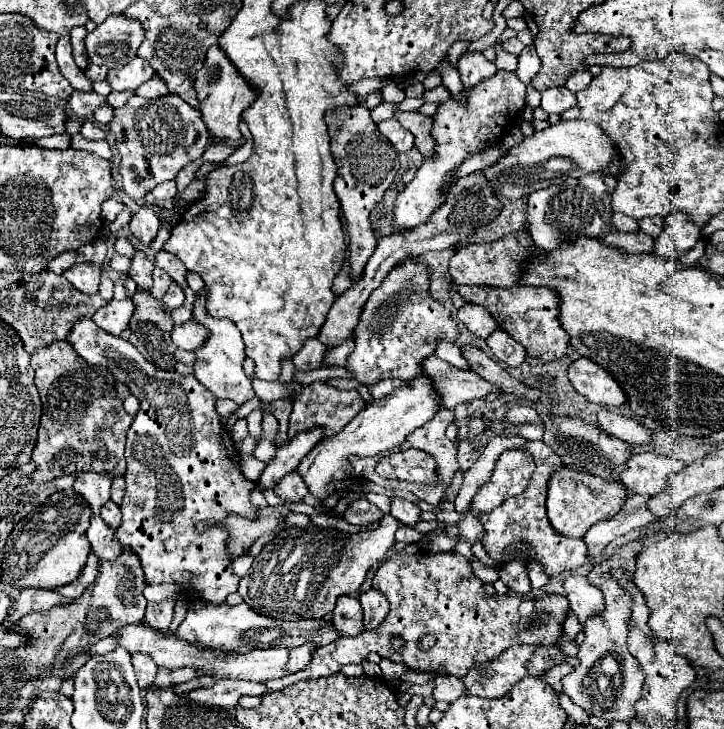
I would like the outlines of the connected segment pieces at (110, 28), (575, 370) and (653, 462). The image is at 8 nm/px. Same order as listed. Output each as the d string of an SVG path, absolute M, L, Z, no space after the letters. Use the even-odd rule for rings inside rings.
M114 13L102 25L86 35L86 49L96 65L116 69L136 57L136 49L144 41L144 27L140 21Z
M584 357L572 361L572 365L568 367L568 379L572 387L592 403L598 405L626 403L626 395L620 389L620 385L612 377L608 377L608 373L600 365Z
M640 453L632 455L626 461L626 467L620 471L620 481L638 495L654 495L668 485L670 477L682 469L682 461L656 455L656 453Z

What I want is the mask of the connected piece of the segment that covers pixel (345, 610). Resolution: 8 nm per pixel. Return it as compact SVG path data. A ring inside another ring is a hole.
M342 595L332 611L332 623L342 635L360 635L364 631L364 613L358 597Z

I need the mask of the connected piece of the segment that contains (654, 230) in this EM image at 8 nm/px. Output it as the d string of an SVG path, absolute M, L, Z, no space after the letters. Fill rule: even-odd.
M648 217L638 221L642 233L648 233L650 237L658 237L662 233L662 217Z

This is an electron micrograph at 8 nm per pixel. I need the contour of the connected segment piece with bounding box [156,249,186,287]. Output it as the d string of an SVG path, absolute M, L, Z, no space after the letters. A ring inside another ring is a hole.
M160 249L156 253L156 265L162 267L178 285L186 285L186 269L184 269L184 263L180 263L178 257L172 257L170 253L164 253L164 249Z

